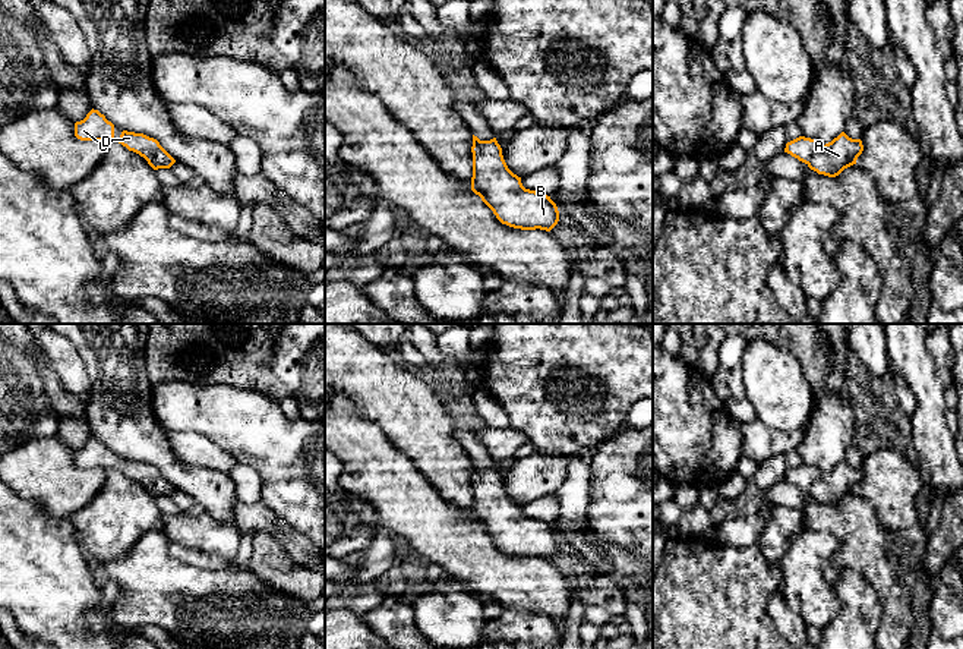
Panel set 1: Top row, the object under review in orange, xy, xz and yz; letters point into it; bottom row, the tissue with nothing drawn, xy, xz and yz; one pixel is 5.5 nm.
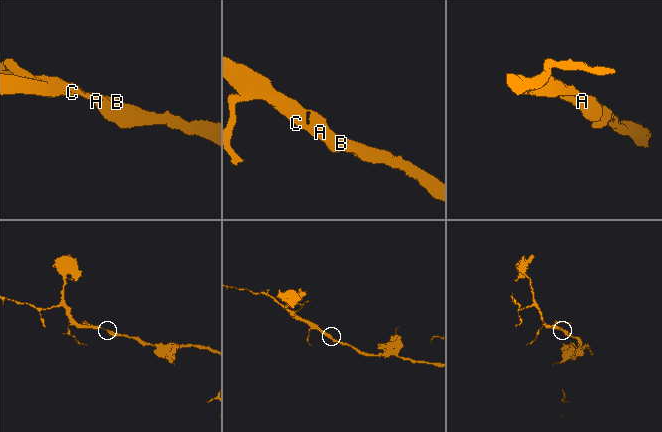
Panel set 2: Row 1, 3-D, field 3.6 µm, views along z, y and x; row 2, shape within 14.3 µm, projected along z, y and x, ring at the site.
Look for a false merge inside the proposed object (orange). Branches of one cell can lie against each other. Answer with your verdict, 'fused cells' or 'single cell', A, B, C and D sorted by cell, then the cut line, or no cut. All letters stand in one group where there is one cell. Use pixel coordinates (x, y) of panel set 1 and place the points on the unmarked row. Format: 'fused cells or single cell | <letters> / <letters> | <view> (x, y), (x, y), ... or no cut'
single cell | A B C D | no cut

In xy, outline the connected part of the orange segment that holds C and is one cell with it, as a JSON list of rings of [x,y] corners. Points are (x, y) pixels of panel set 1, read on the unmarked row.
[[[91,438],[86,445],[75,451],[75,464],[80,469],[114,469],[114,453],[98,438]]]

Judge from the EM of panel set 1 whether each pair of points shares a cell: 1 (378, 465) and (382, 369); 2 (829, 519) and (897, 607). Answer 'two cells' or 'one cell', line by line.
1: two cells
2: one cell

